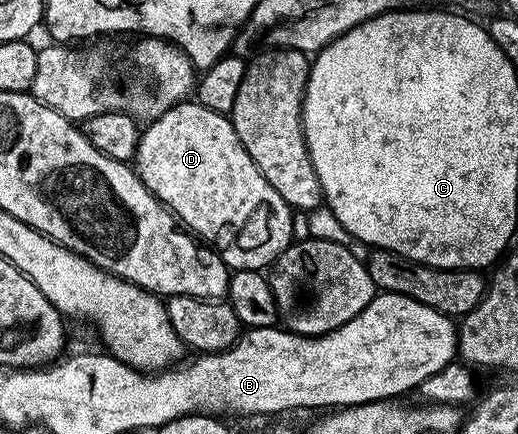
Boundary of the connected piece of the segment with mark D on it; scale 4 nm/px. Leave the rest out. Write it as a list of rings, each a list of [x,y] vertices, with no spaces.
[[[196,101],[176,103],[142,130],[131,163],[145,188],[198,240],[212,247],[226,268],[261,271],[273,264],[294,242],[293,208],[267,185],[267,177],[259,173],[247,149],[243,149],[243,141],[239,141],[239,133],[235,133],[229,115],[221,115]]]

